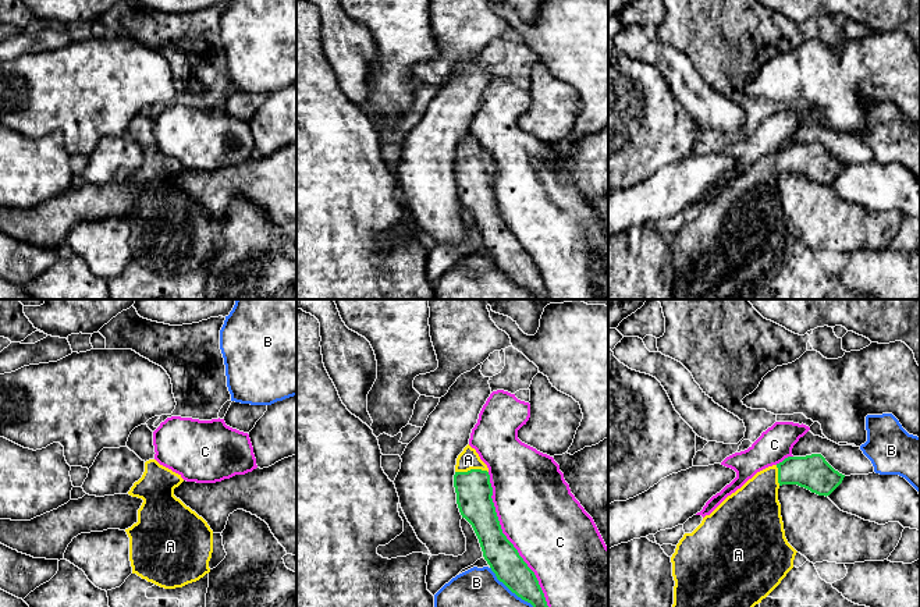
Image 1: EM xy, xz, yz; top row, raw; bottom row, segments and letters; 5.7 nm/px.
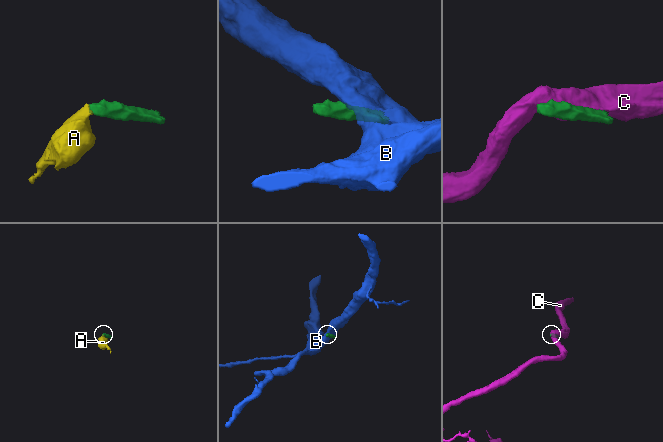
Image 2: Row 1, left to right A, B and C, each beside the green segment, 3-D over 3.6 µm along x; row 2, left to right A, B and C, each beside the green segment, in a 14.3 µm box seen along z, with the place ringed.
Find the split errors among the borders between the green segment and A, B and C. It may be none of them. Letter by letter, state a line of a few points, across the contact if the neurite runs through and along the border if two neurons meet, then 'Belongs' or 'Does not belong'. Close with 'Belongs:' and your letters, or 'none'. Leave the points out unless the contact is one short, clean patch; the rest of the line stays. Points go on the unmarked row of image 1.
A: Line: xz (473, 178), (471, 158), (468, 148). Belongs
B: Does not belong
C: Does not belong
Belongs: A

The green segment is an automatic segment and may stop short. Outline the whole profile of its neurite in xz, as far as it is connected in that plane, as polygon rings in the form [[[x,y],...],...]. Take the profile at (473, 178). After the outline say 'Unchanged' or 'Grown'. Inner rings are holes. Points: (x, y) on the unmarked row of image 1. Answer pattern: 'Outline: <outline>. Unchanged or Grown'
Outline: [[[469,132],[457,146],[454,175],[459,200],[472,213],[497,267],[530,291],[534,299],[550,299],[534,260],[502,221],[491,187],[489,156]]]. Grown

